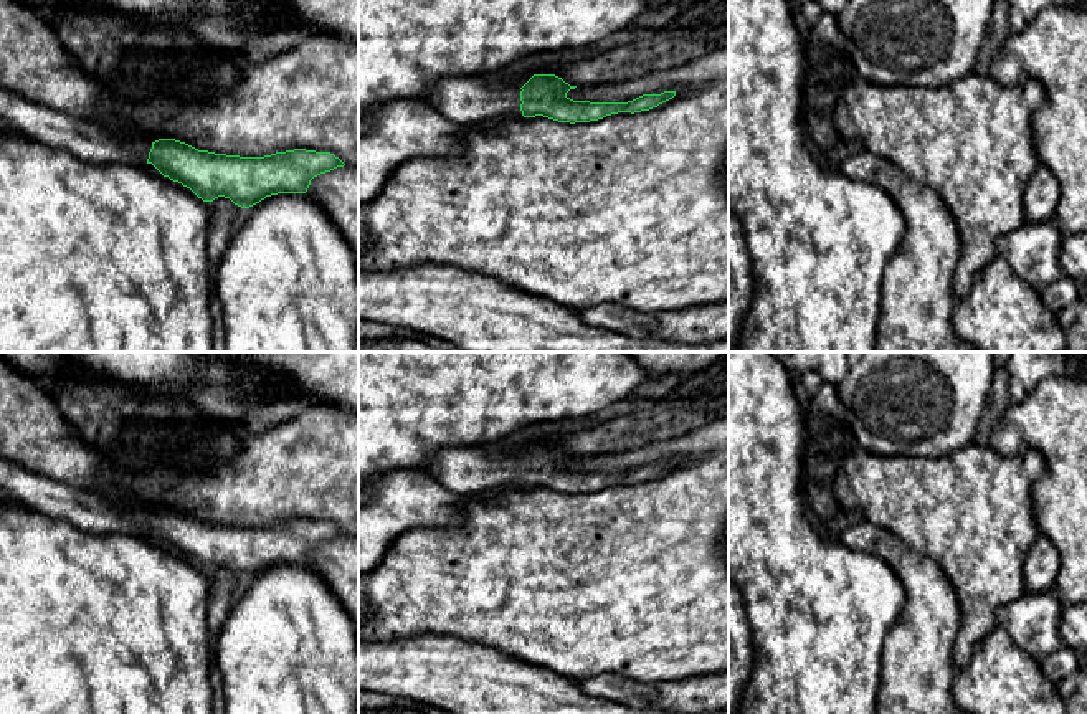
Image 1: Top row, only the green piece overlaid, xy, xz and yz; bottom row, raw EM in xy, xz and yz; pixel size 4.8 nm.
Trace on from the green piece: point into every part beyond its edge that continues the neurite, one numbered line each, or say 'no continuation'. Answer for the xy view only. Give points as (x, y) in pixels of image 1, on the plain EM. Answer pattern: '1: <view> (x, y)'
1: xy (85, 509)

